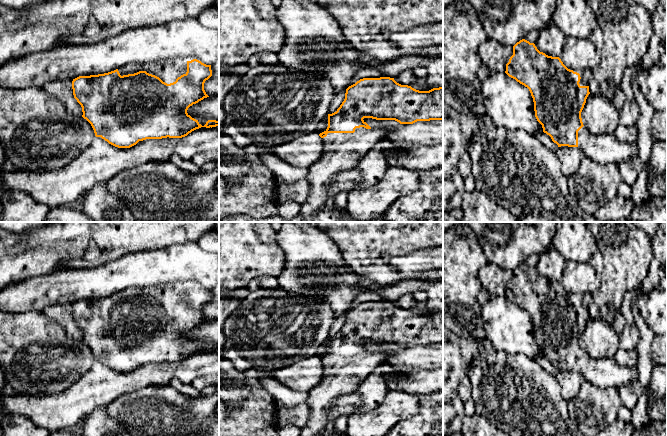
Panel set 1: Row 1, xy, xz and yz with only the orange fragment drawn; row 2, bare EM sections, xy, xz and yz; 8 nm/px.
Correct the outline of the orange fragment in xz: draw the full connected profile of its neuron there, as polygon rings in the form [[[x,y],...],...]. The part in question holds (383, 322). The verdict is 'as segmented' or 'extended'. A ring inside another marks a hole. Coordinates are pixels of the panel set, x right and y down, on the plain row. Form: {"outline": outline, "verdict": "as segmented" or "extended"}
{"outline": [[[363,302],[346,313],[345,323],[336,336],[328,338],[328,351],[320,357],[324,376],[322,381],[308,391],[306,403],[310,407],[307,423],[300,428],[300,436],[317,436],[325,430],[329,409],[335,399],[355,393],[375,368],[386,362],[383,353],[372,353],[363,343],[395,344],[400,348],[417,345],[443,344],[443,311],[419,315],[397,307],[394,302]]], "verdict": "extended"}

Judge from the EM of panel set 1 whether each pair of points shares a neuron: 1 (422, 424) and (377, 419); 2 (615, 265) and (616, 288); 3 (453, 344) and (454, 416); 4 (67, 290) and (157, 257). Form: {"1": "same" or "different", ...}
{"1": "different", "2": "same", "3": "same", "4": "same"}

